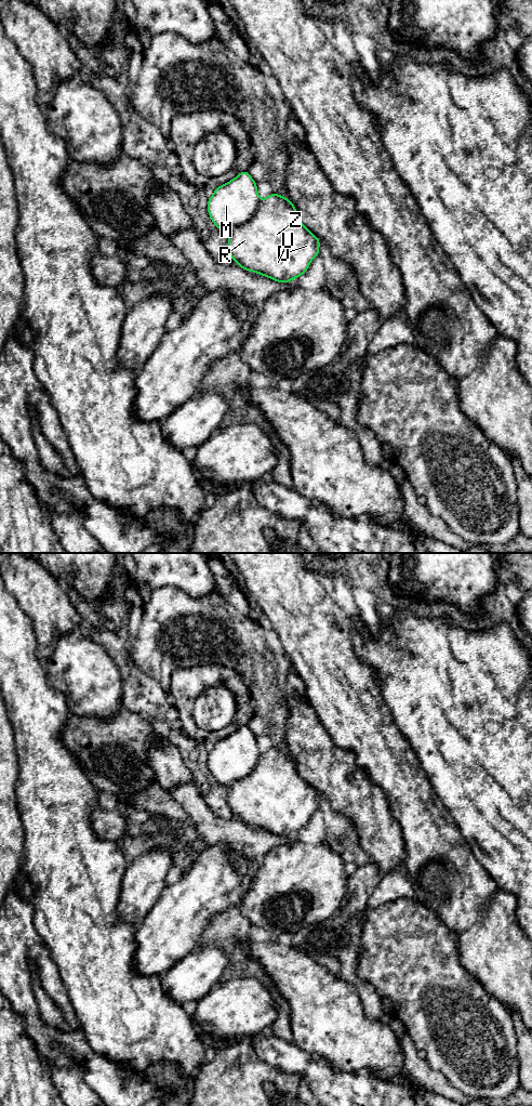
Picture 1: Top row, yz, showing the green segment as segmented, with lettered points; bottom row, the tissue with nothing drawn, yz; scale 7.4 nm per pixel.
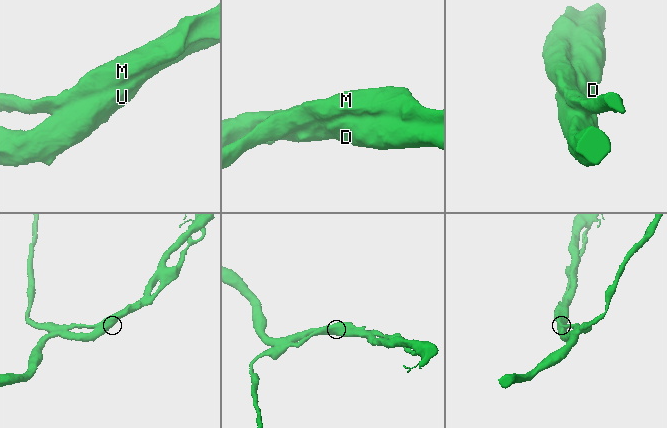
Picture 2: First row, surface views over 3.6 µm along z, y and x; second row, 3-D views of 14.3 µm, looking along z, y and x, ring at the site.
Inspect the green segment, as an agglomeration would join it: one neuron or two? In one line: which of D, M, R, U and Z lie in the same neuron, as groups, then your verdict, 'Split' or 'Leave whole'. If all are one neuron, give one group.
Groups: D M R U Z. Leave whole

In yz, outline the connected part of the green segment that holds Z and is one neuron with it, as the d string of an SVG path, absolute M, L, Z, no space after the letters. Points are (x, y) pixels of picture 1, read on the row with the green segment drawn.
M248 171L215 188L208 201L208 213L217 228L229 234L228 252L244 271L289 284L304 274L319 255L321 241L300 222L294 203L275 193L261 199Z

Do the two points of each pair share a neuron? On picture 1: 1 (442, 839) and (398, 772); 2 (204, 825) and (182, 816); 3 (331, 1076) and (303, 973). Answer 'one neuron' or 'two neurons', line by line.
1: one neuron
2: two neurons
3: two neurons

